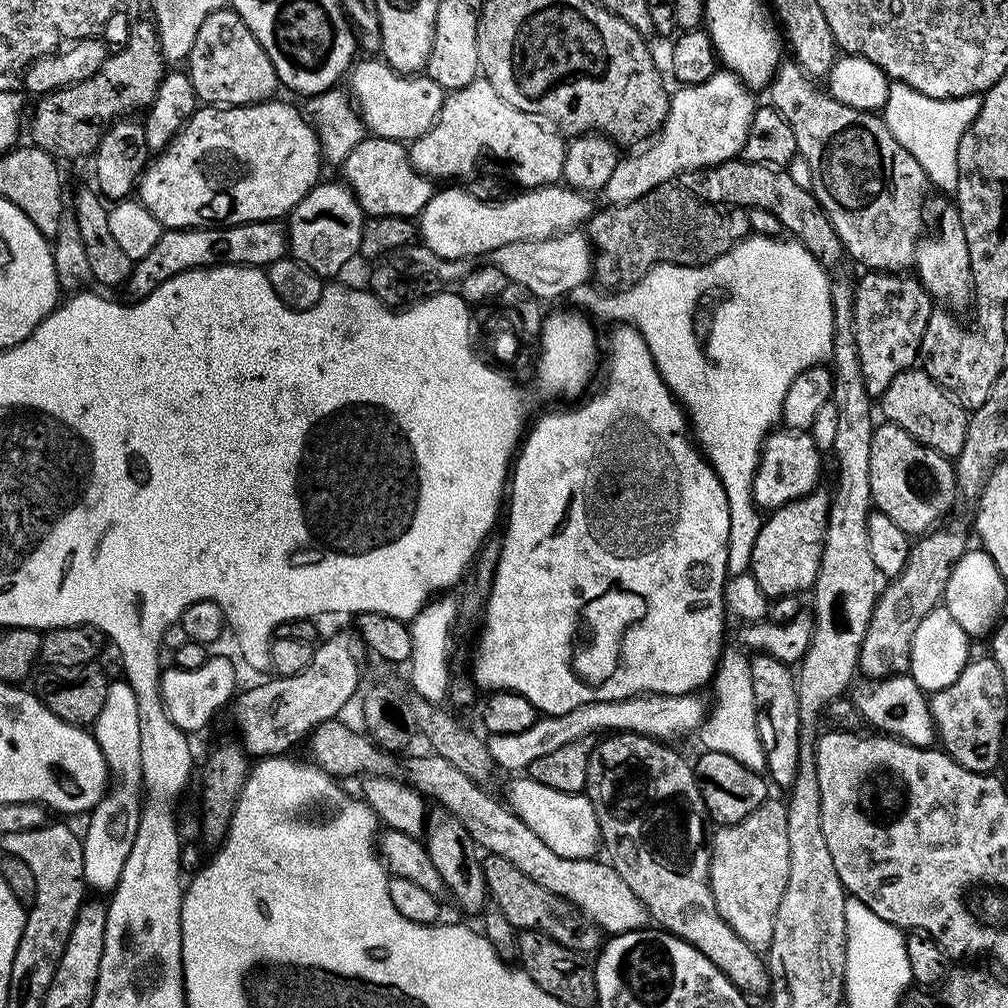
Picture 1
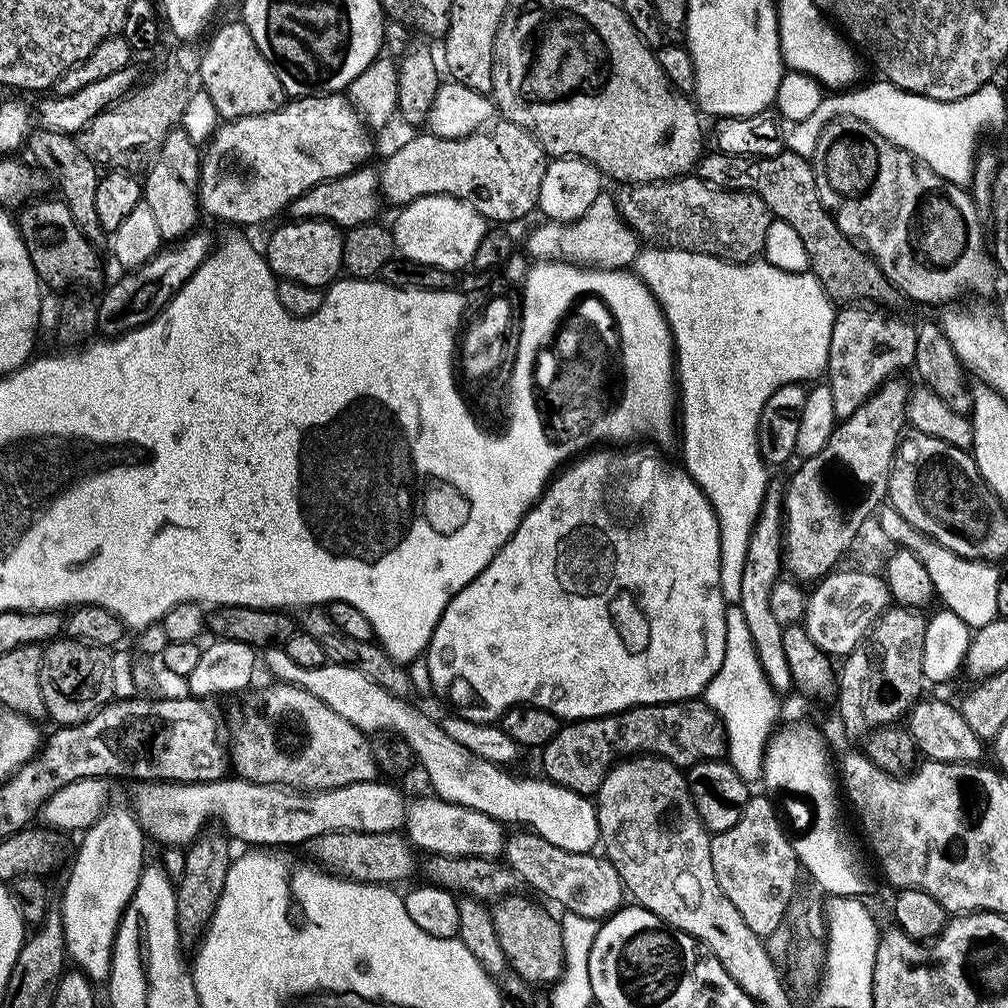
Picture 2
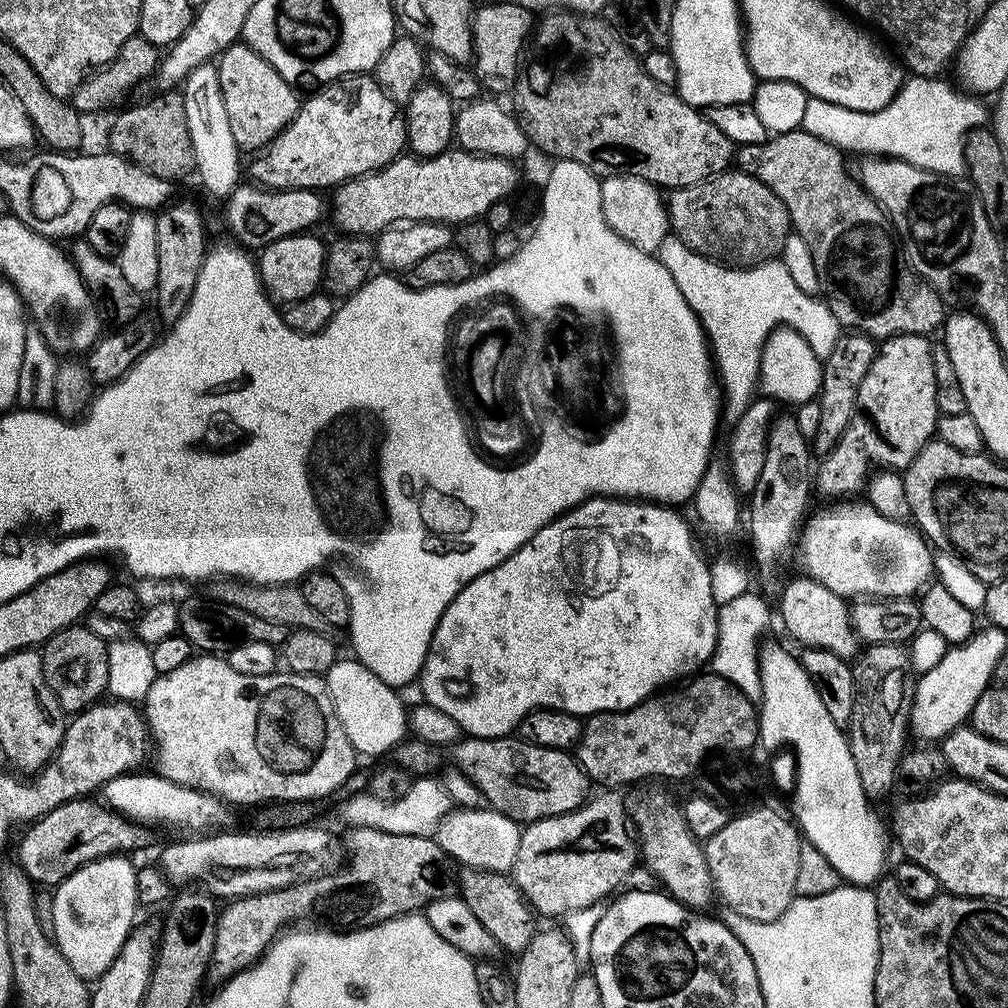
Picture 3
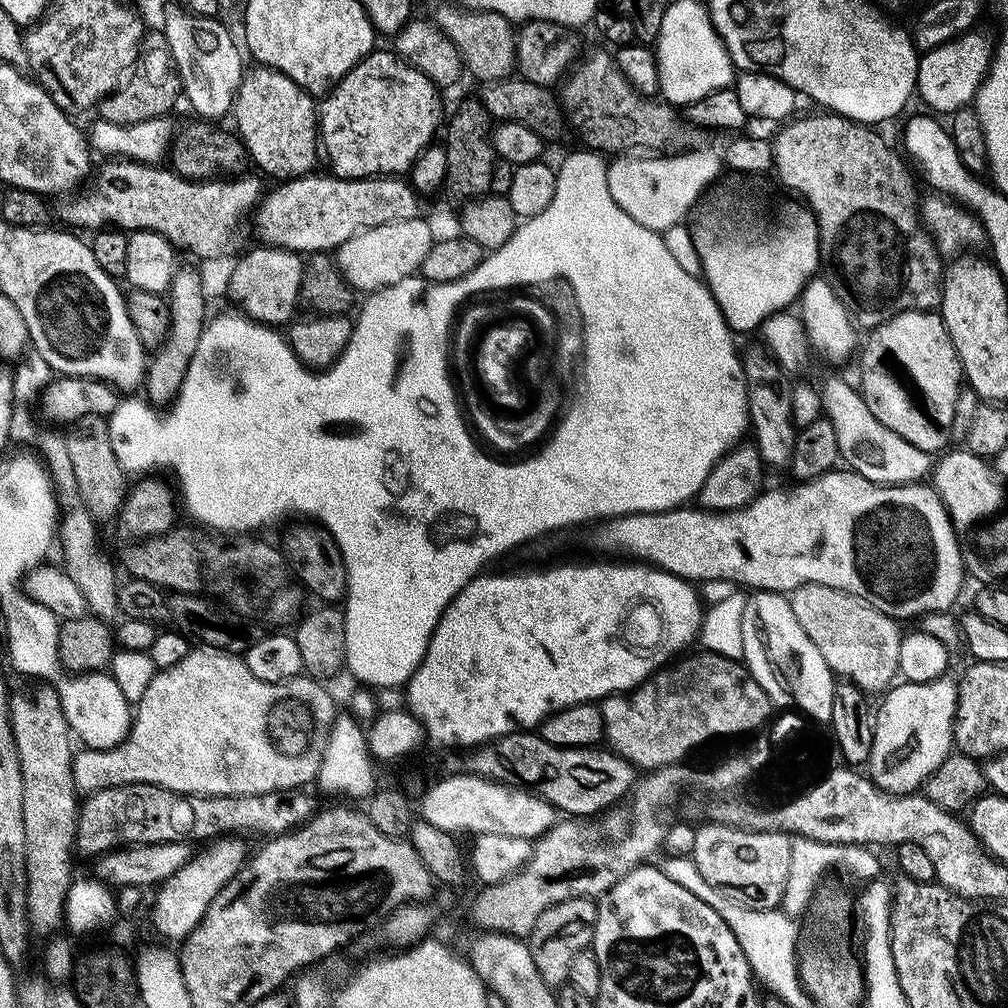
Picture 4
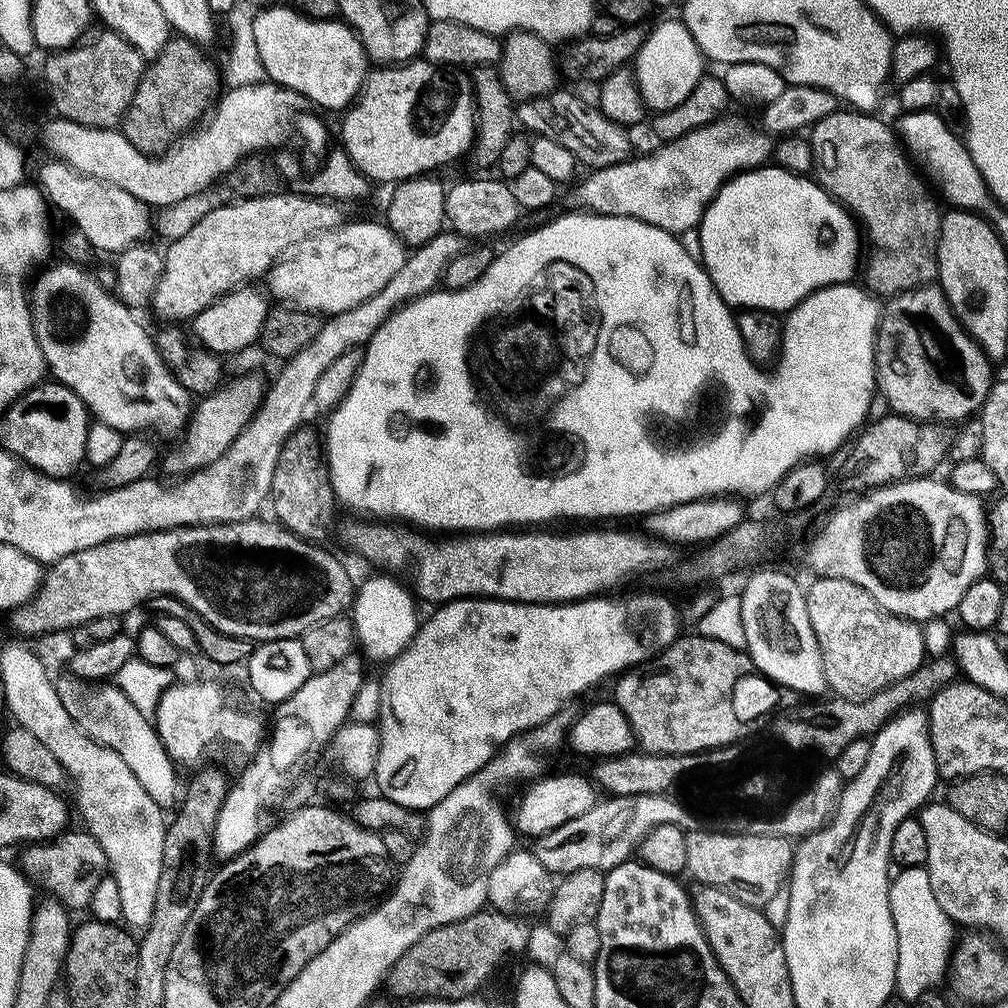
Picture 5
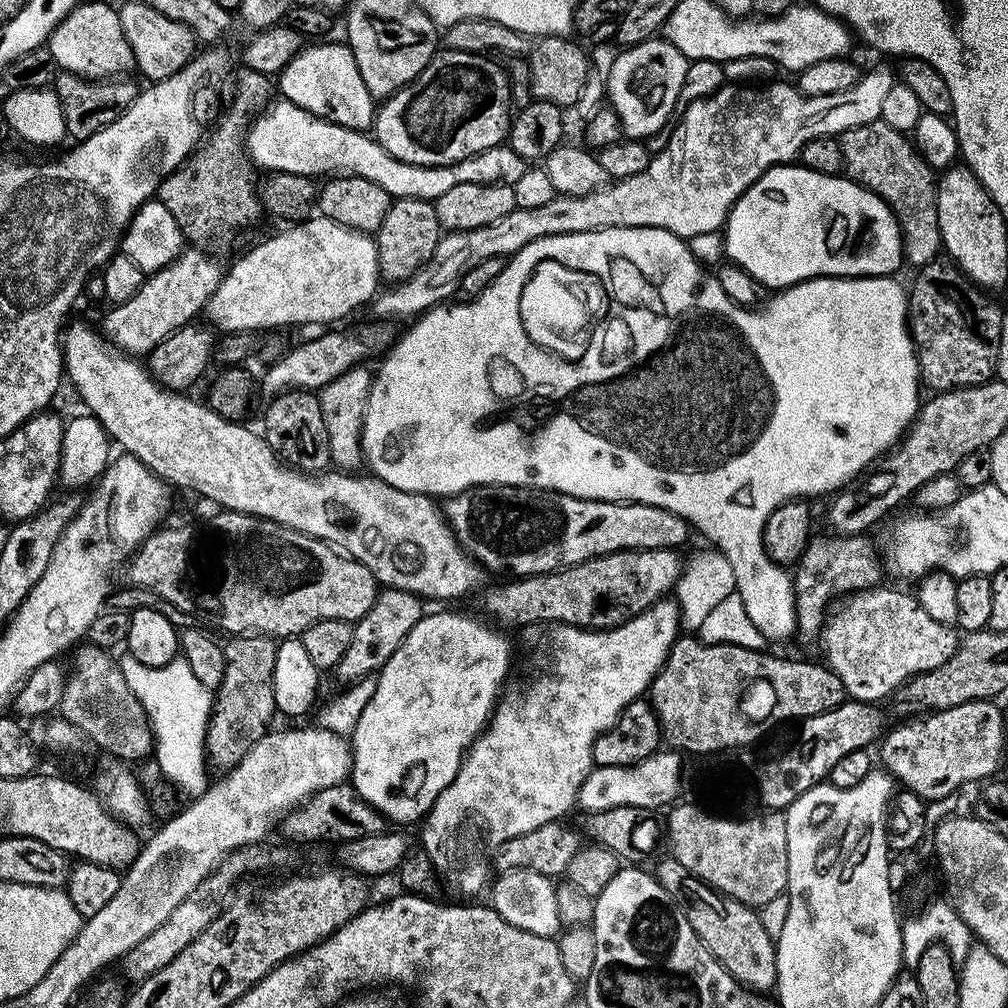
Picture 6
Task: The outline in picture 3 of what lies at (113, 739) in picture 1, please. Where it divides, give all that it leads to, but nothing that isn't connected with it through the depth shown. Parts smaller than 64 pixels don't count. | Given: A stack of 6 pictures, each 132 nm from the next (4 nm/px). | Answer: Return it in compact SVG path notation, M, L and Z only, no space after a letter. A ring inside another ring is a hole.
M117 854L90 862L55 885L52 892L56 944L66 962L70 962L74 974L78 974L85 982L99 981L100 975L112 965L114 958L118 958L126 938L137 923L136 868L128 860L131 859L127 855Z

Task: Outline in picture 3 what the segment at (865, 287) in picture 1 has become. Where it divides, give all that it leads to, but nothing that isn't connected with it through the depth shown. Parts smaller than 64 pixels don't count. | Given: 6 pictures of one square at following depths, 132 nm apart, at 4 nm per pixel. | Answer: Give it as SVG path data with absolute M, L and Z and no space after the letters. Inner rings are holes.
M852 330L842 334L834 346L834 350L826 357L823 357L823 372L821 374L821 386L818 395L820 405L818 406L818 426L814 437L814 448L820 454L827 454L840 443L842 434L849 431L852 416L857 415L856 395L862 378L870 370L874 362L878 344L873 337L859 331Z

